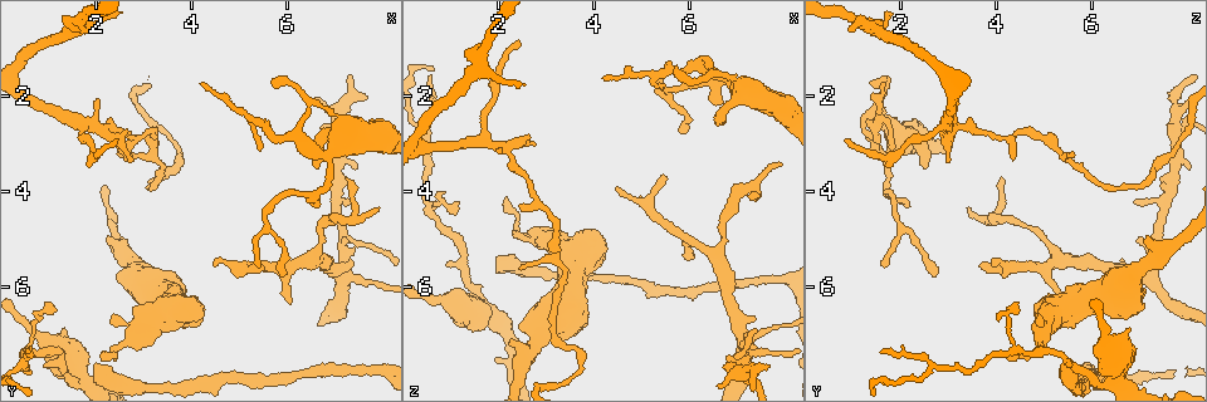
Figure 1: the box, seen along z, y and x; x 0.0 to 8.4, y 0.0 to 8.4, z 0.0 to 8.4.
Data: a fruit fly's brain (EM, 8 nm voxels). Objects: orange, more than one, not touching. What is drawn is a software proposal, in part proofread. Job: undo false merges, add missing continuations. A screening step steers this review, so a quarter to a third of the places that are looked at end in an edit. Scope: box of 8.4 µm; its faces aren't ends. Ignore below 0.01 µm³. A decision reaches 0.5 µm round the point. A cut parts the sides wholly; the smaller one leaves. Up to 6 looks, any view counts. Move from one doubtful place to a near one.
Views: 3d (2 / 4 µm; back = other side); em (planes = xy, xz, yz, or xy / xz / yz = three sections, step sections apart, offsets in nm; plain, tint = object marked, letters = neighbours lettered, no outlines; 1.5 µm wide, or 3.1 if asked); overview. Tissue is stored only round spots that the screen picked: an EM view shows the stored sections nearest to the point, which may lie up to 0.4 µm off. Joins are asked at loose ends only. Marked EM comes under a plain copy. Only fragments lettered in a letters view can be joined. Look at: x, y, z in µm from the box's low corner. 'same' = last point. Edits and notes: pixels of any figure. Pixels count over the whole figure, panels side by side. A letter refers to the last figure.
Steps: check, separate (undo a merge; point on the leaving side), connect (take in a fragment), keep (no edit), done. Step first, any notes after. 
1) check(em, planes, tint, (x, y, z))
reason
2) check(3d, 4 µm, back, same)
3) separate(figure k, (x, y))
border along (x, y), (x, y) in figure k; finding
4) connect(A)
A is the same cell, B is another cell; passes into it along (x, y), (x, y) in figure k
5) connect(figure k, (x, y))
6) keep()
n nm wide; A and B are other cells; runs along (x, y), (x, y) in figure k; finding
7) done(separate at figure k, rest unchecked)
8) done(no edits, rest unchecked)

check(em, yz, step 8, tint, (2.10, 7.60, 5.45))
end of a long branch

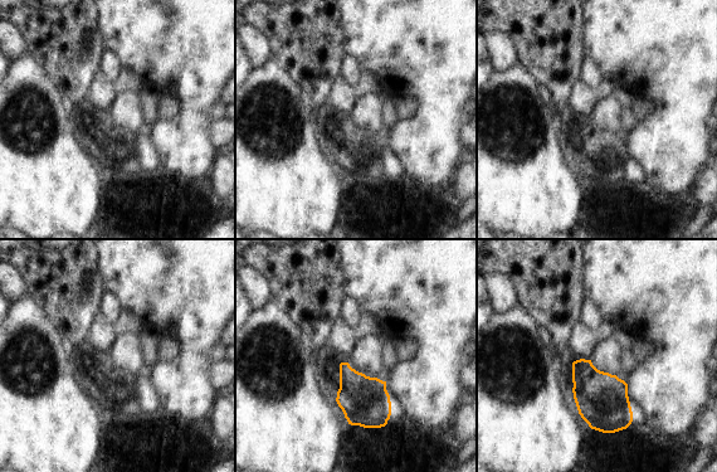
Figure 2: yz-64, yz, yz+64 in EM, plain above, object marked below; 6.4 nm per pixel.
check(em, xy, step 8, letters, same)
another direction

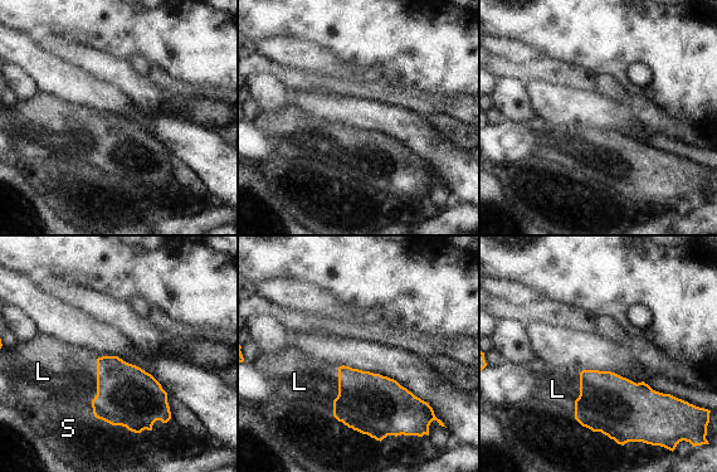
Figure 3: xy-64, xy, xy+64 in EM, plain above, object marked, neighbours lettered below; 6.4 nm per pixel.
connect(L)
L touches over 300 nm; L is the same cell, S is another cell; it goes on there

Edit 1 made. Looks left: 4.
check(3d, 4 µm, (2.40, 5.80, 6.90))
free end

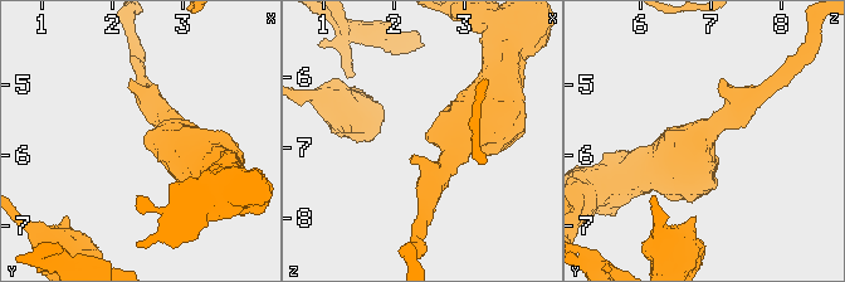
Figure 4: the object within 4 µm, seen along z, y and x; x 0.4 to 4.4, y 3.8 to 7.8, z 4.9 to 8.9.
check(em, planes, letters, (2.40, 5.75, 6.85))

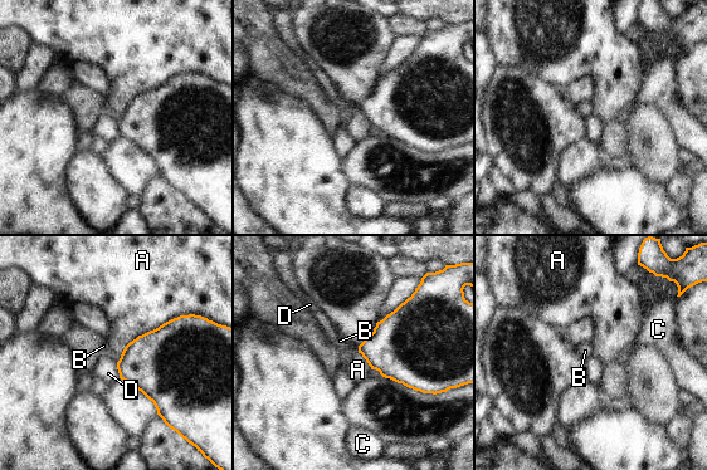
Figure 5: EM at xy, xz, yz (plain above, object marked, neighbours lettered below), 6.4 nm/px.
keep()
A touches over 550 nm; A, B, C and D are other cells; border along (189, 313), (139, 334), (117, 362) in figure 5; none of them fits

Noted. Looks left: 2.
check(3d, 2 µm, (7.20, 3.70, 4.10))
branch stops here

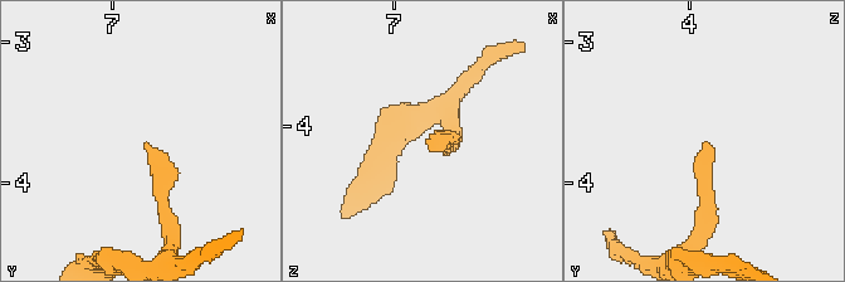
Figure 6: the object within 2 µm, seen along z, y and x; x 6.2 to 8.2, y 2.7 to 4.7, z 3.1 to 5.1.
check(em, planes, letters, (7.22, 3.72, 4.10))

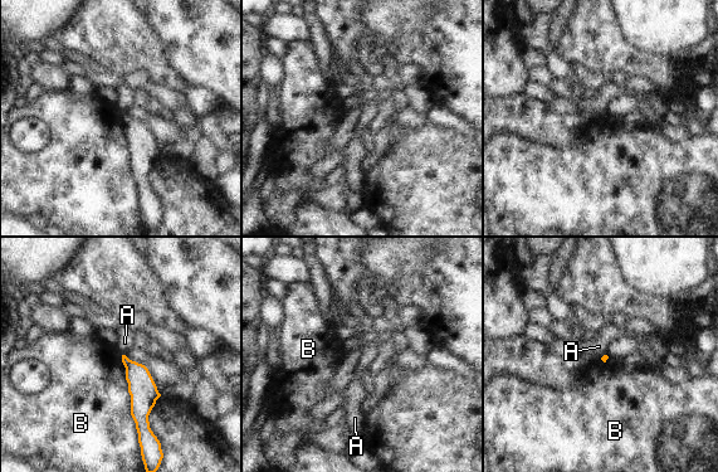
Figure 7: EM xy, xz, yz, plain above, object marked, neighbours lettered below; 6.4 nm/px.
keep()
A and B are other cells; border along (121, 355), (130, 414), (140, 443) in figure 7; none of them fits

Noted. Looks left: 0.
done(connect at figure 3, rest unchecked)

